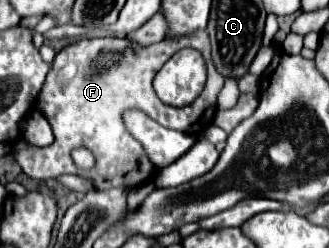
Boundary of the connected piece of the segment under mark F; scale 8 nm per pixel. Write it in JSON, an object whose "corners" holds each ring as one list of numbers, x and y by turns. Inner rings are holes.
{"corners":[[195,30,187,36,167,38,159,44,149,46,141,46,129,38,117,36,79,40,77,44,63,48,55,56,55,62,39,94,39,100,45,102,45,118,53,128,55,142,47,148,31,146,25,140,17,142,17,162,21,164,23,172,33,180,49,180,57,178,59,174,77,174,91,180,97,190,111,190,119,186,137,188,154,175,155,166,147,158,143,146,131,134,127,134,123,112,135,108,145,112,149,118,165,128,173,128,190,135,201,134,213,124,217,96,223,88,223,82,225,78,217,74,211,62,207,30],[187,46,203,54,207,64,207,84,203,94,197,96,195,102,185,108,173,108,157,98,153,90,153,78,161,70,163,62,167,62,177,50],[77,146,85,146,93,154,97,154,97,166,93,170,83,172,73,164,71,150]]}

